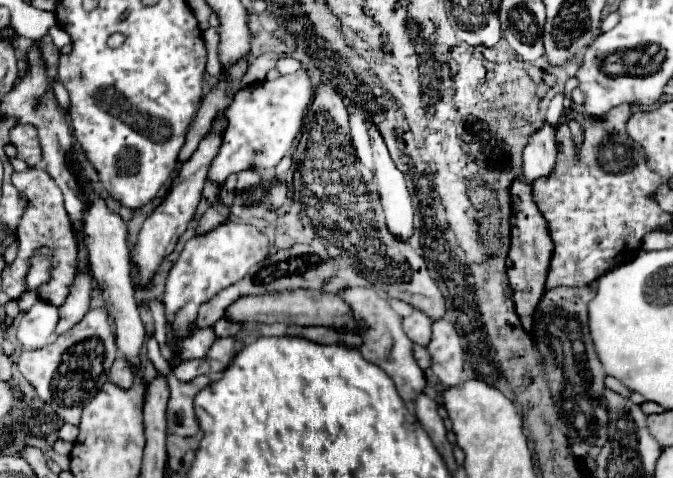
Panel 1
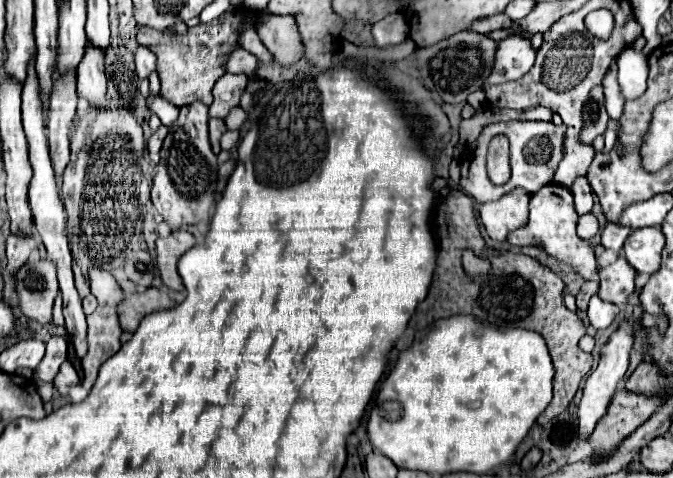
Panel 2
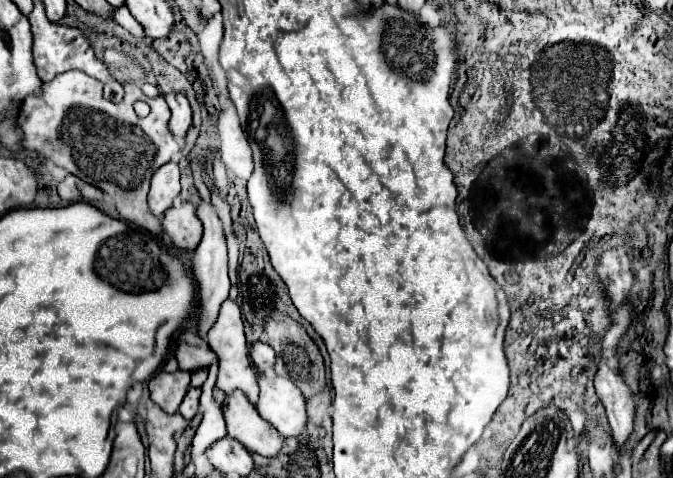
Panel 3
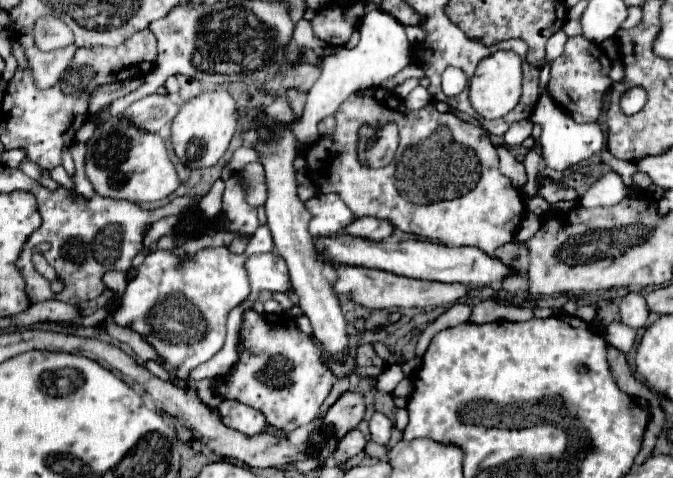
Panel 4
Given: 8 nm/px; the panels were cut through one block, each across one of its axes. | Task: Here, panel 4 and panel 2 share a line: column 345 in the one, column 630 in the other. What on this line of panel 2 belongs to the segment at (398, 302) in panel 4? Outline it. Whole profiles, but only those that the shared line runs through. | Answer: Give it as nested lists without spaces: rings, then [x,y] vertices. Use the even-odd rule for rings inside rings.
[[[620,256],[616,262],[600,268],[600,290],[598,296],[606,302],[614,302],[624,306],[628,296],[634,292],[634,276],[636,270]]]

